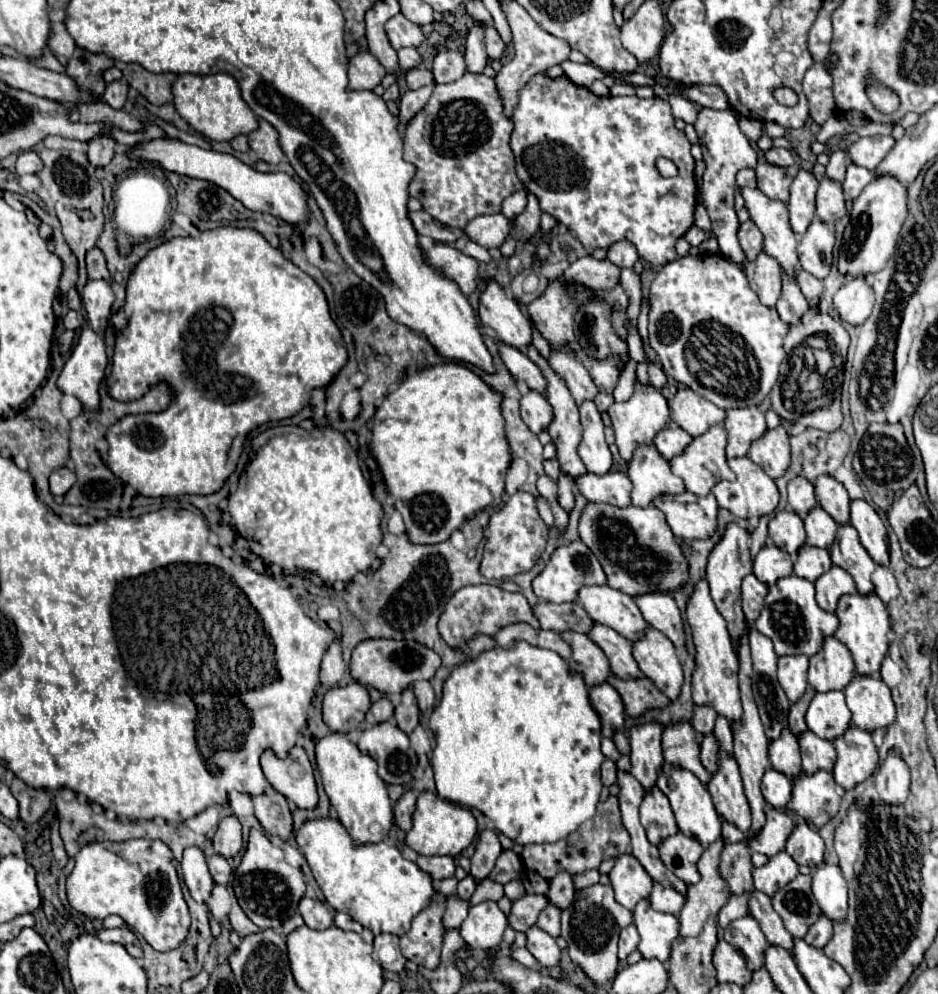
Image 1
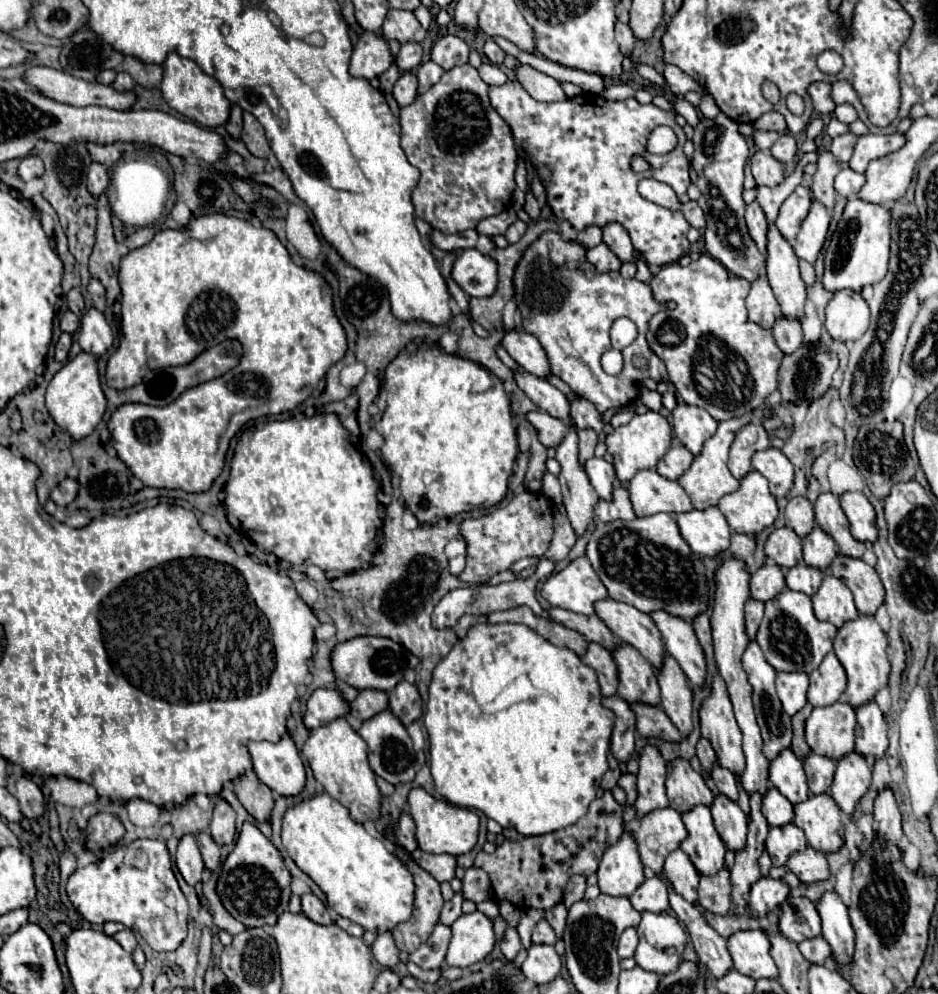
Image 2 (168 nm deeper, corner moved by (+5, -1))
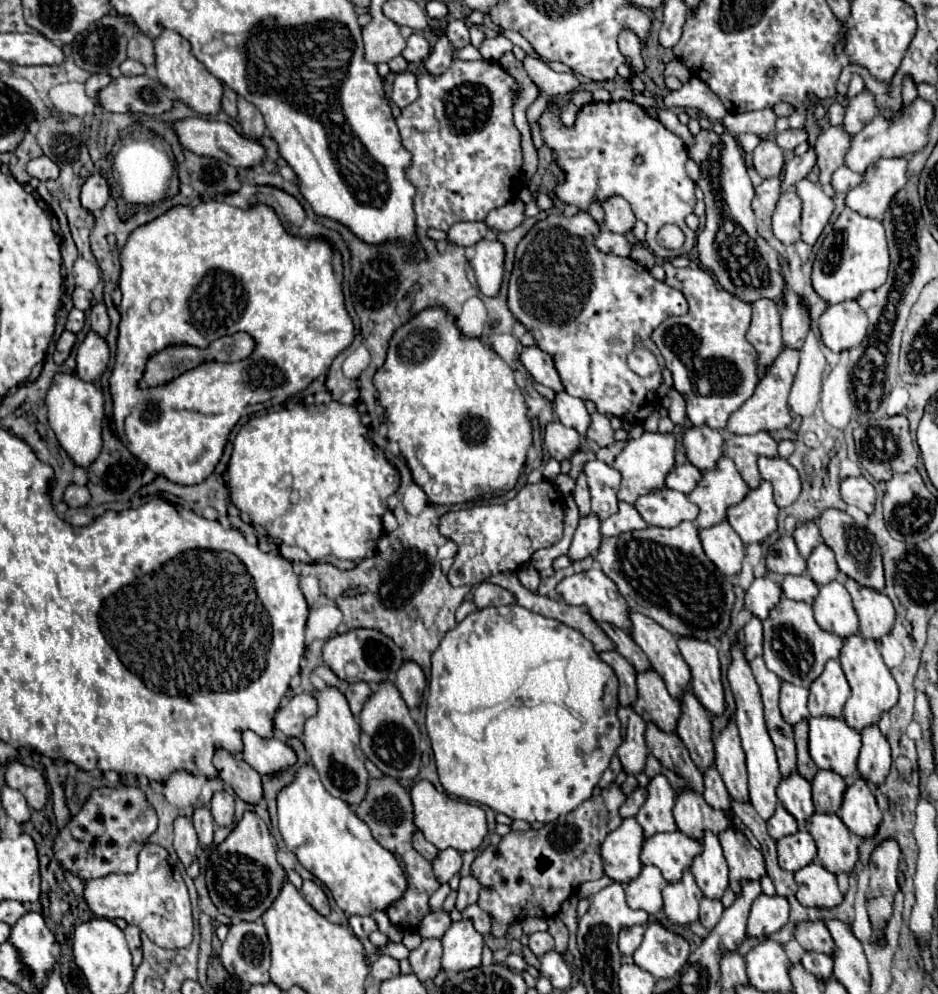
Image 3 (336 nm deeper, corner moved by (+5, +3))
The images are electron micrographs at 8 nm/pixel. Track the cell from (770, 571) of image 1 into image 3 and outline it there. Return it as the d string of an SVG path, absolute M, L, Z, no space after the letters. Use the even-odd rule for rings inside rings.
M770 575L762 577L762 579L754 579L754 583L750 585L750 589L746 591L746 599L744 599L744 607L758 617L760 621L764 621L770 613L772 607L778 605L782 597L782 589L770 579Z

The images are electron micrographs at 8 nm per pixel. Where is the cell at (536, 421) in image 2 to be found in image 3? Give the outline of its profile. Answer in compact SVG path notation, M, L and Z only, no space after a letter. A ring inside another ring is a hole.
M550 423L546 427L546 447L552 459L556 461L564 461L570 459L574 453L578 453L580 447L580 435L576 433L576 429L568 429L562 423Z

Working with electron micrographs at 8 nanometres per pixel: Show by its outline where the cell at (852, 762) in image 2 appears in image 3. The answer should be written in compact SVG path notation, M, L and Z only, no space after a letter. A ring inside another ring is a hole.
M856 779L848 787L848 793L844 793L840 819L844 821L848 831L862 839L874 837L878 833L878 825L882 823L882 811L878 809L876 799L864 779Z

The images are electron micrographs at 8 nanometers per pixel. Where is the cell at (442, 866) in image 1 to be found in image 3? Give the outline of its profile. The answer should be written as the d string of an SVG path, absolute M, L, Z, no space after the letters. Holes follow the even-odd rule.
M444 849L438 853L436 861L432 861L432 867L434 867L438 883L448 883L454 875L460 873L462 855L456 849Z

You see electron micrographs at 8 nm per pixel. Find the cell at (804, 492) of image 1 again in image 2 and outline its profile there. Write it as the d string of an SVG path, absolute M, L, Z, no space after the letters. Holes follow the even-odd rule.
M792 497L786 505L786 525L792 527L800 537L808 535L814 527L812 503L806 497Z

